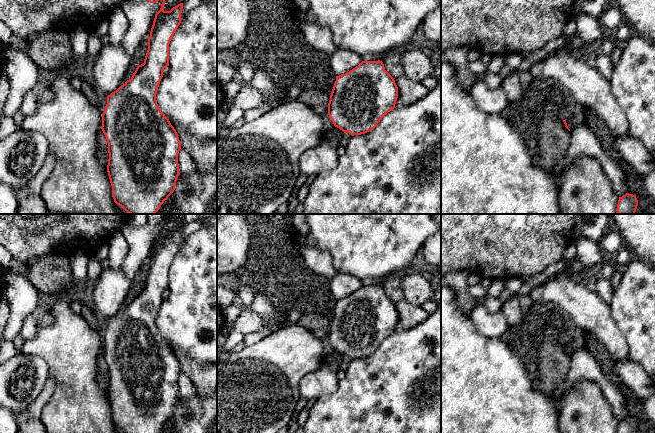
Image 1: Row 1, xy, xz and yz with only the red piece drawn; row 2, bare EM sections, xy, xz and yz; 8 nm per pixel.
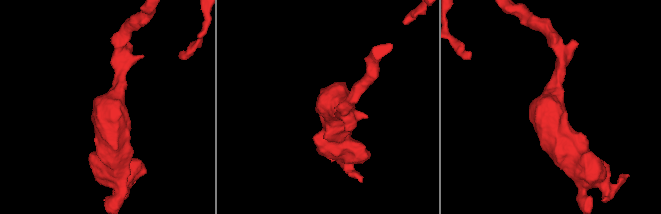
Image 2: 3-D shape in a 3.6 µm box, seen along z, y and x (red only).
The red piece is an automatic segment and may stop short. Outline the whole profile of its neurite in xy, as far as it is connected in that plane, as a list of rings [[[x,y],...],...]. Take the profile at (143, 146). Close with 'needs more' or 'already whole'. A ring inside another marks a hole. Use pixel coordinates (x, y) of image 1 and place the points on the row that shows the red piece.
[[[165,0],[155,14],[153,25],[148,37],[148,50],[144,63],[138,65],[132,77],[116,91],[107,96],[107,104],[102,114],[101,129],[108,143],[107,172],[112,186],[114,202],[129,214],[155,214],[165,200],[174,192],[179,173],[178,154],[181,143],[178,134],[168,117],[158,107],[156,94],[163,77],[163,70],[169,66],[169,44],[181,23],[183,3],[165,11]]] | already whole

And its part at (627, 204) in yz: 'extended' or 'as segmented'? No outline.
as segmented

